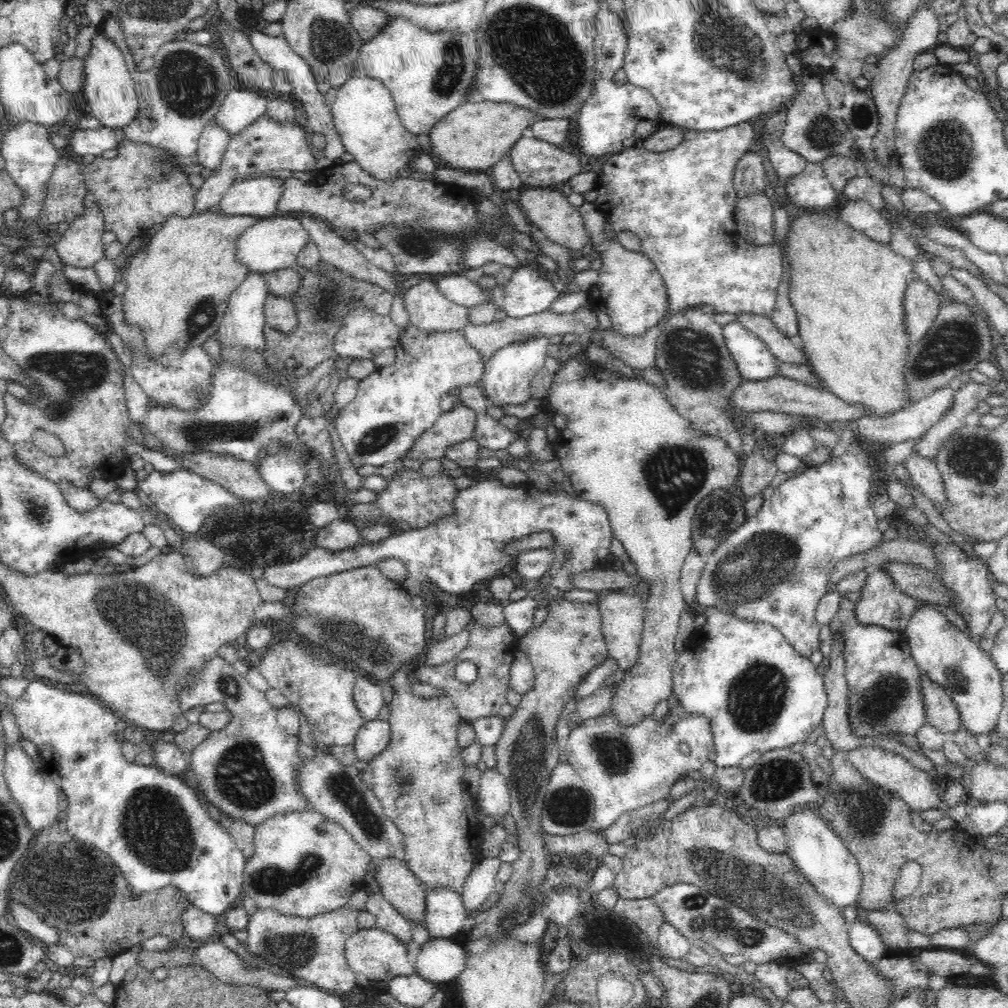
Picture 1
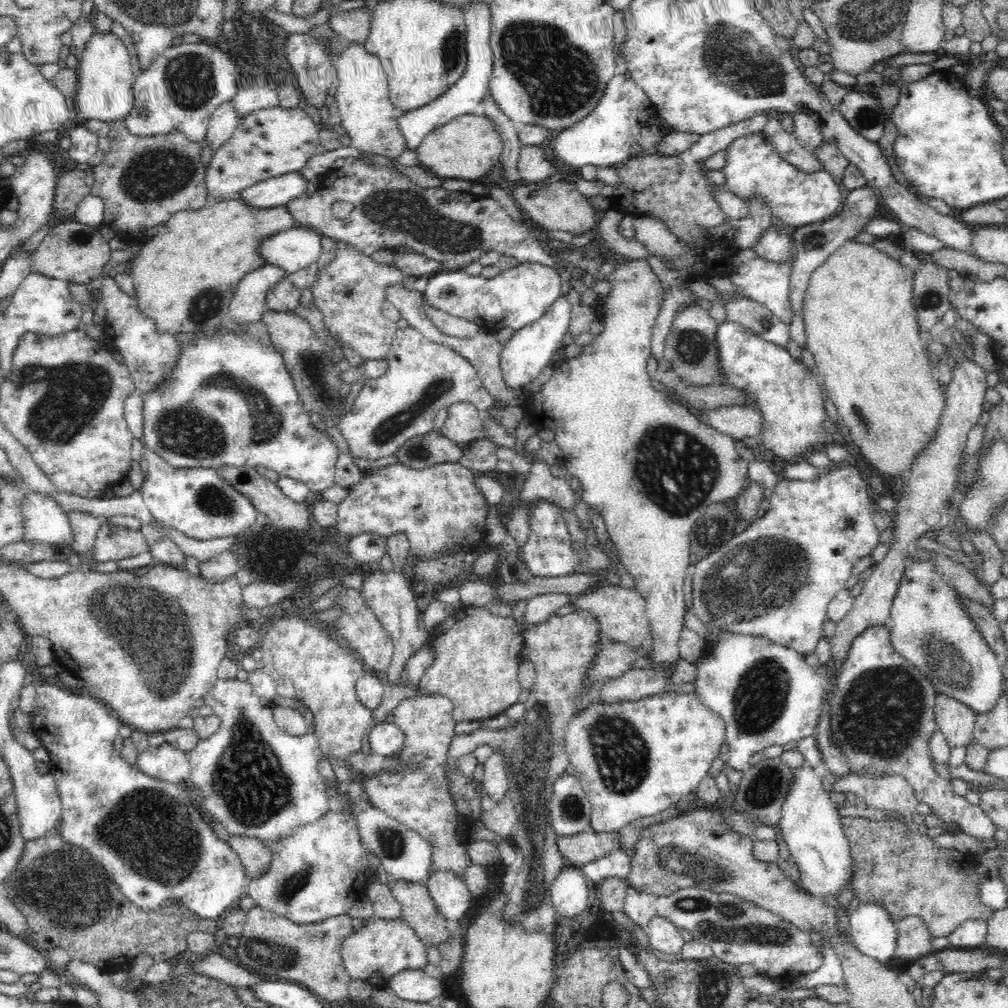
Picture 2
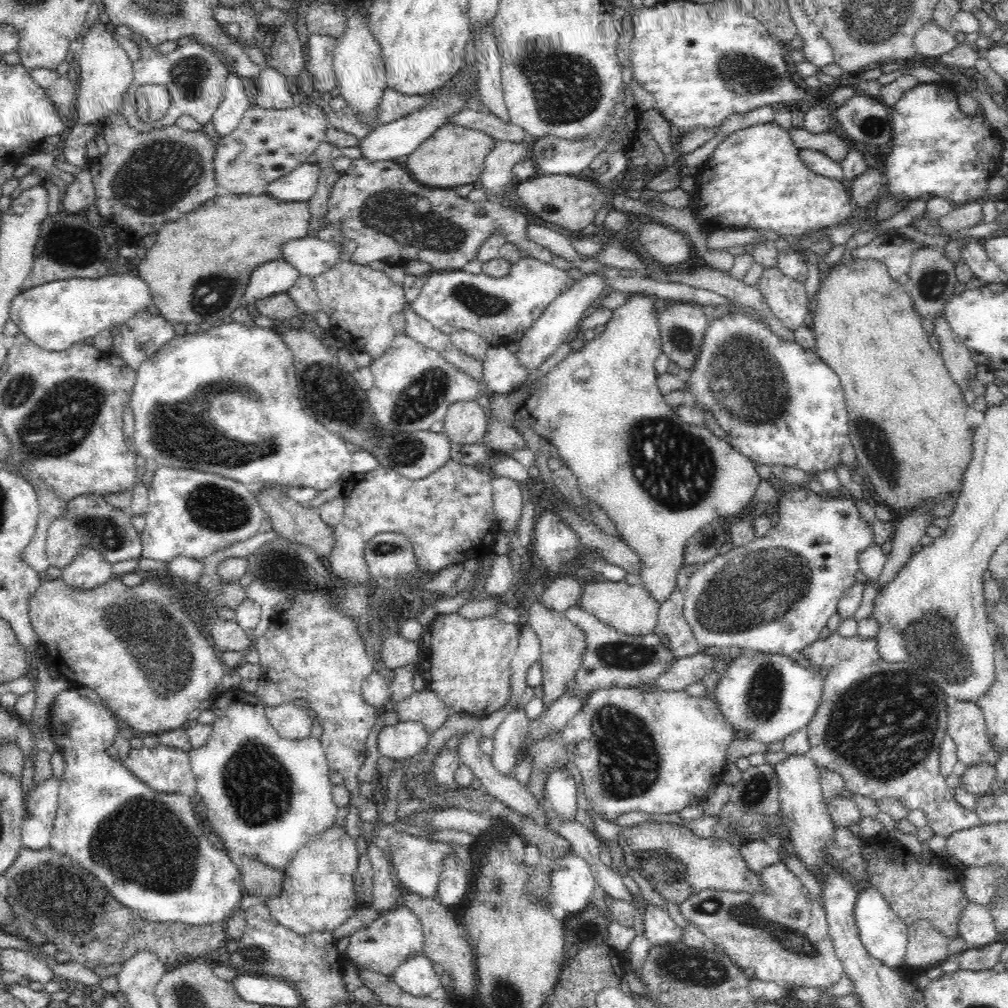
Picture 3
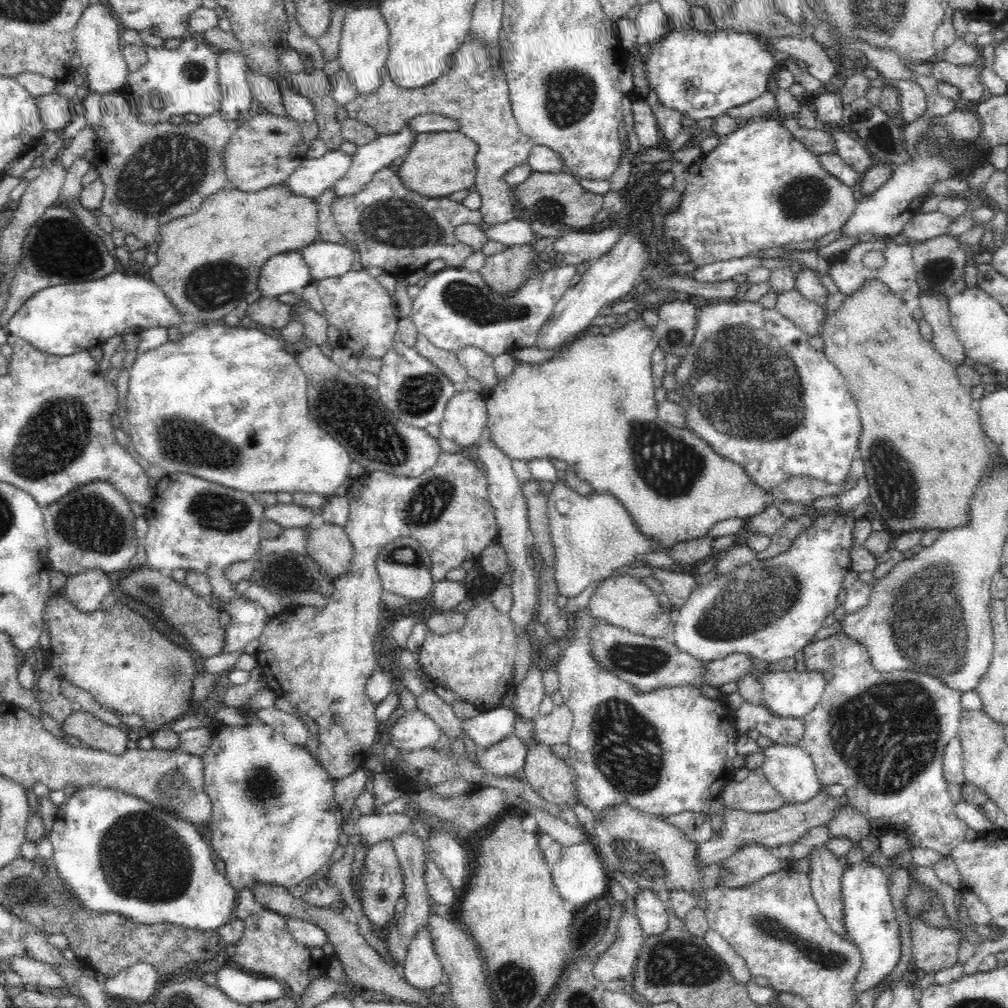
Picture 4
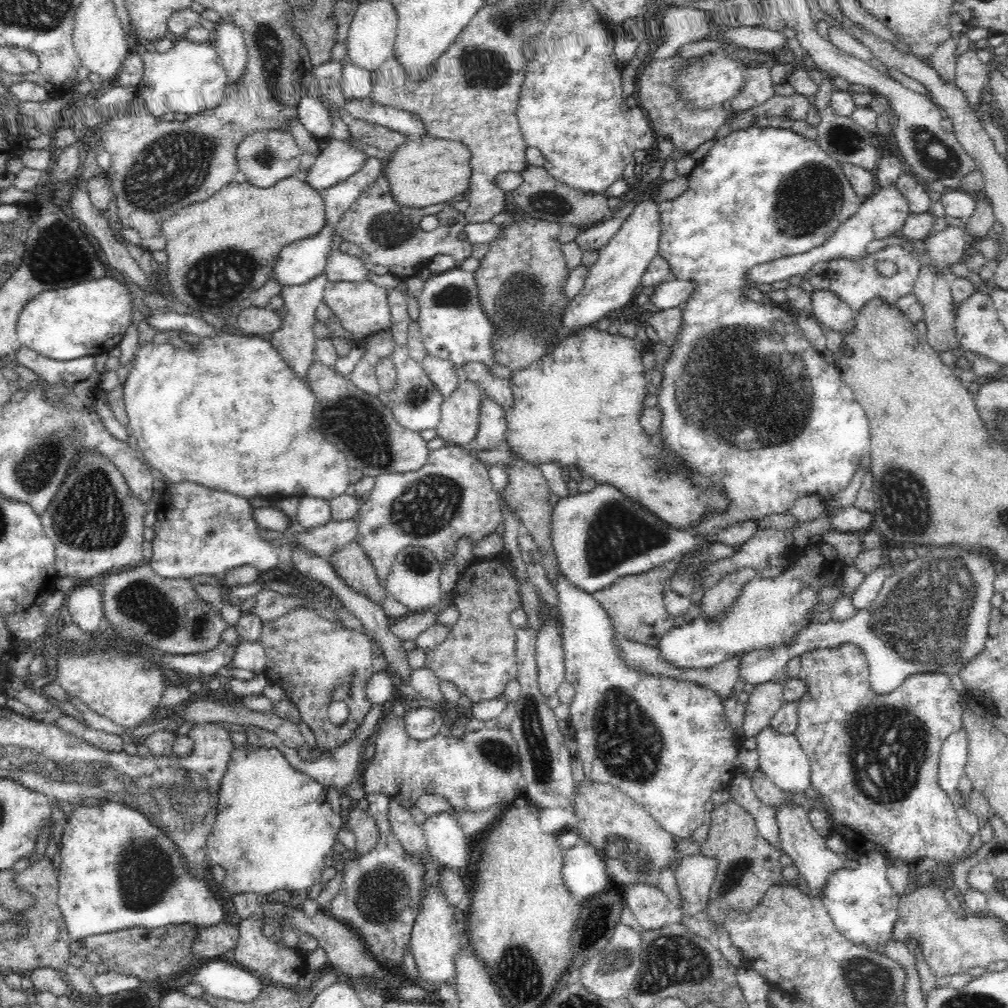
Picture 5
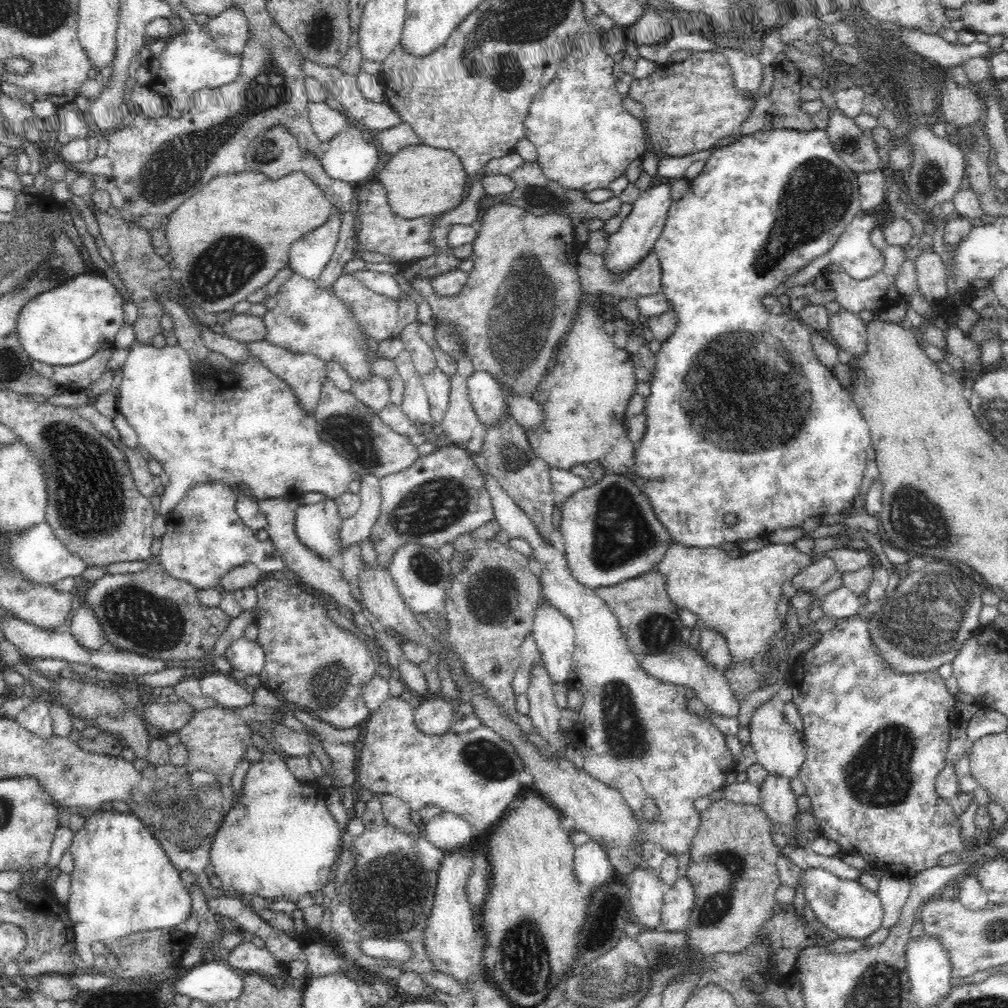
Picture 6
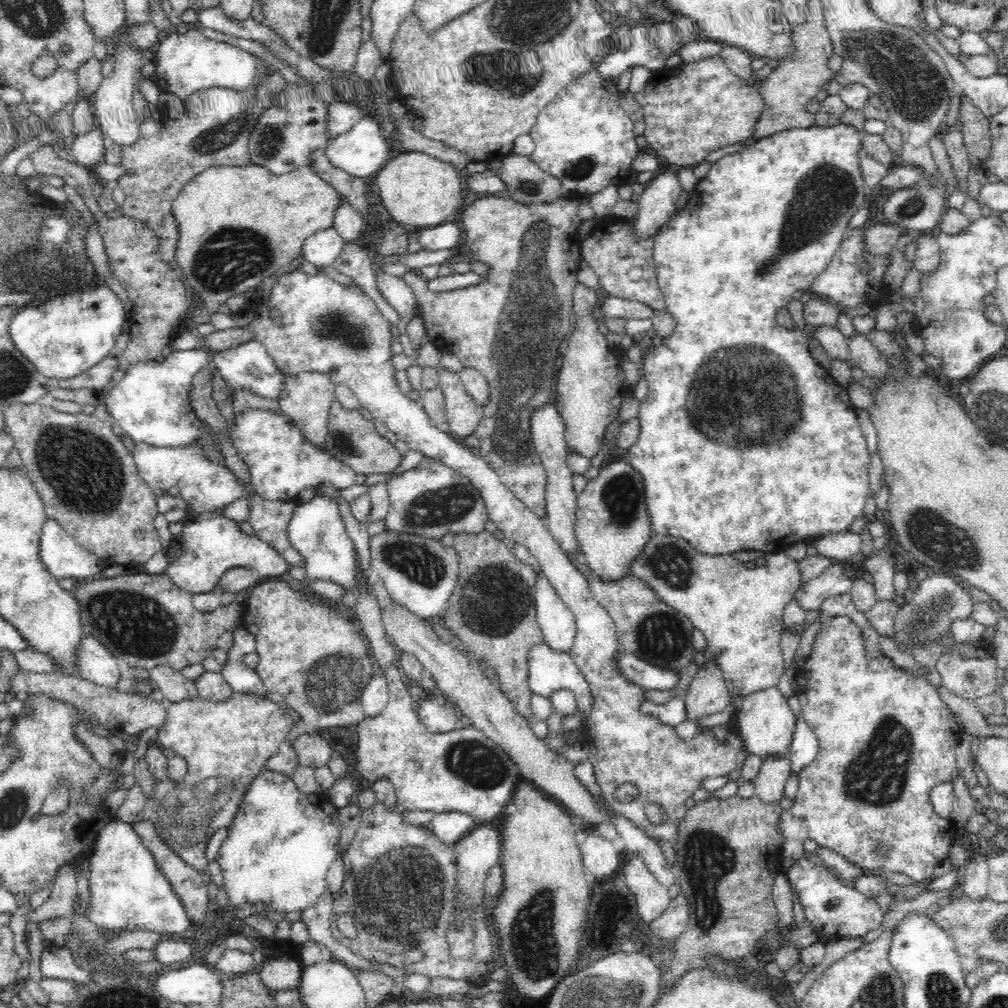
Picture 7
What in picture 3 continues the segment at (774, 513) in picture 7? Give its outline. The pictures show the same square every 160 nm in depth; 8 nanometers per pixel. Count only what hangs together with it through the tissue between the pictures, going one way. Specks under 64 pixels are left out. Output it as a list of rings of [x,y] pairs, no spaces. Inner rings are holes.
[[[776,121],[749,126],[730,134],[693,177],[699,188],[692,194],[696,198],[693,211],[706,234],[720,228],[757,228],[764,232],[778,232],[782,237],[799,238],[810,230],[839,226],[857,213],[841,181],[812,172],[800,159],[800,149],[795,146],[790,133]],[[742,311],[727,313],[723,318],[718,318],[717,320],[710,319],[708,328],[706,329],[706,336],[702,339],[700,349],[700,356],[696,358],[692,370],[685,374],[690,386],[689,392],[697,399],[696,405],[710,411],[716,422],[718,422],[718,426],[733,437],[729,442],[730,446],[736,448],[740,454],[744,454],[755,465],[790,466],[809,473],[812,476],[818,476],[827,471],[835,471],[835,468],[841,465],[840,451],[844,448],[844,444],[851,444],[846,398],[840,378],[834,373],[834,370],[830,369],[830,366],[827,366],[822,361],[822,358],[819,358],[819,355],[815,351],[804,350],[798,342],[787,342],[783,340],[772,331],[769,325],[762,323],[762,321],[756,321],[754,317],[744,314]]]

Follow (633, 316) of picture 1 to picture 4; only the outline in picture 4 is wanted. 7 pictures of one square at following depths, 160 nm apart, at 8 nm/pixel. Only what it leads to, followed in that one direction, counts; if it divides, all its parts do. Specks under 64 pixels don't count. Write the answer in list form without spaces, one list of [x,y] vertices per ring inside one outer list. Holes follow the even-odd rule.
[[[640,314],[639,319],[630,320],[624,326],[613,329],[612,334],[608,334],[608,336],[601,333],[592,334],[591,331],[585,332],[571,340],[569,344],[558,350],[556,356],[541,365],[536,366],[520,361],[508,378],[501,380],[494,391],[486,393],[485,402],[490,439],[494,441],[494,445],[500,451],[511,459],[523,460],[524,462],[530,462],[534,458],[564,460],[574,468],[578,478],[590,484],[594,492],[606,492],[614,495],[626,507],[626,511],[632,516],[632,521],[636,523],[638,531],[642,531],[646,537],[656,539],[658,541],[656,551],[664,552],[666,549],[671,549],[675,544],[707,536],[710,528],[720,520],[728,520],[728,518],[749,519],[760,514],[766,506],[774,504],[774,495],[764,491],[762,487],[754,485],[752,479],[746,475],[743,466],[719,456],[707,445],[705,440],[698,438],[691,430],[673,427],[658,418],[658,403],[656,403],[654,378],[651,372],[652,354],[656,348],[660,347],[655,330],[644,323]]]

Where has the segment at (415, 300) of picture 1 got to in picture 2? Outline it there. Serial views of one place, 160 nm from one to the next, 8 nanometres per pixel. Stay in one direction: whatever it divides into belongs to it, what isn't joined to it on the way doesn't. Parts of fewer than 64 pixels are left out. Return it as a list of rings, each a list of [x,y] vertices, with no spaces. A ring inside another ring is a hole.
[[[422,293],[422,312],[426,313],[427,320],[432,321],[437,329],[440,329],[447,336],[454,336],[458,339],[470,339],[477,336],[482,330],[476,323],[469,319],[458,318],[452,314],[446,314],[441,310],[436,310],[425,302]]]

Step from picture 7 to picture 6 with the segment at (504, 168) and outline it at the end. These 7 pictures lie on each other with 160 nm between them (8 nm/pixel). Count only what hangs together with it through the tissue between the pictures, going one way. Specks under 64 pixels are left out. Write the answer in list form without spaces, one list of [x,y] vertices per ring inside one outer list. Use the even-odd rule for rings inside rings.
[[[525,161],[510,172],[509,177],[512,179],[512,182],[514,182],[515,189],[508,193],[508,202],[532,214],[543,215],[549,212],[568,213],[571,217],[578,215],[580,218],[583,218],[581,222],[590,222],[587,220],[593,218],[599,218],[606,222],[609,218],[612,218],[623,205],[617,197],[611,197],[600,203],[589,201],[586,199],[583,191],[567,189],[560,185],[560,183],[546,177],[537,161]]]

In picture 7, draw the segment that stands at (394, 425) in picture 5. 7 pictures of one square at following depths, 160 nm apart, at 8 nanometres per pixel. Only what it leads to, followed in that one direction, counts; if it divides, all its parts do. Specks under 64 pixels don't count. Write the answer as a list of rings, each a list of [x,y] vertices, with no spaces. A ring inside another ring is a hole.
[[[336,398],[329,411],[326,448],[334,458],[349,466],[356,475],[390,474],[392,470],[396,470],[403,457],[387,438],[376,431],[369,415],[366,415],[363,410],[344,409]]]

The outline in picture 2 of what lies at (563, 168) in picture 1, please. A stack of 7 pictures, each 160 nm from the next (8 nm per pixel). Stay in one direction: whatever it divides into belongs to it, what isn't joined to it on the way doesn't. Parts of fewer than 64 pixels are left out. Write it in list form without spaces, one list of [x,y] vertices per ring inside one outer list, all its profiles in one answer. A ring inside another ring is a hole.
[[[523,146],[517,164],[521,183],[533,184],[540,184],[542,180],[556,174],[558,168],[561,170],[562,167],[564,168],[562,164],[558,164],[551,158],[546,149],[536,146]]]

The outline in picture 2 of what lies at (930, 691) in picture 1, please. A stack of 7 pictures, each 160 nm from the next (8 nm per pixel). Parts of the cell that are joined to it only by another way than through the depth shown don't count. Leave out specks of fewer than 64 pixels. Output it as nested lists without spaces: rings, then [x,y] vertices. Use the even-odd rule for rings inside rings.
[[[936,694],[934,716],[938,728],[951,748],[966,748],[972,744],[972,732],[977,715],[968,705],[944,694]]]

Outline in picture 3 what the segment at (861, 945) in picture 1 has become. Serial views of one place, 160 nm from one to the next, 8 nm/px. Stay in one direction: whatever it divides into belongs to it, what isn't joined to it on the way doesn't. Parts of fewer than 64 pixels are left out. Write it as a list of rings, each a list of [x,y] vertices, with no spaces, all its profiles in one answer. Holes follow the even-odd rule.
[[[858,887],[858,898],[854,907],[859,937],[870,957],[876,958],[883,966],[897,968],[905,964],[907,952],[908,925],[890,908],[876,889]]]

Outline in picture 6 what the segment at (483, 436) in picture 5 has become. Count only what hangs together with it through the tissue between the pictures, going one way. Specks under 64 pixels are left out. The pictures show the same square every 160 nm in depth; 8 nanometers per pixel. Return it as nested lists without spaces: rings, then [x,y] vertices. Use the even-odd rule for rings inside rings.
[[[474,372],[467,378],[467,390],[480,424],[489,427],[504,418],[505,398],[498,380],[486,372]]]

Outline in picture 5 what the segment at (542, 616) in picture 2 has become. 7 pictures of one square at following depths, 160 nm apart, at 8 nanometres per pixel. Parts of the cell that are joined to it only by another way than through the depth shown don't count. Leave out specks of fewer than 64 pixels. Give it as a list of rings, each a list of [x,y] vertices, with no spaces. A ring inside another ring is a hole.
[[[598,485],[588,493],[560,497],[552,510],[552,545],[558,559],[559,569],[564,577],[588,593],[602,590],[614,584],[617,578],[642,574],[678,558],[697,545],[723,543],[742,545],[751,539],[759,526],[753,520],[736,522],[728,528],[714,532],[714,536],[697,538],[689,529],[680,530],[656,517],[650,510],[643,510],[610,485]]]

